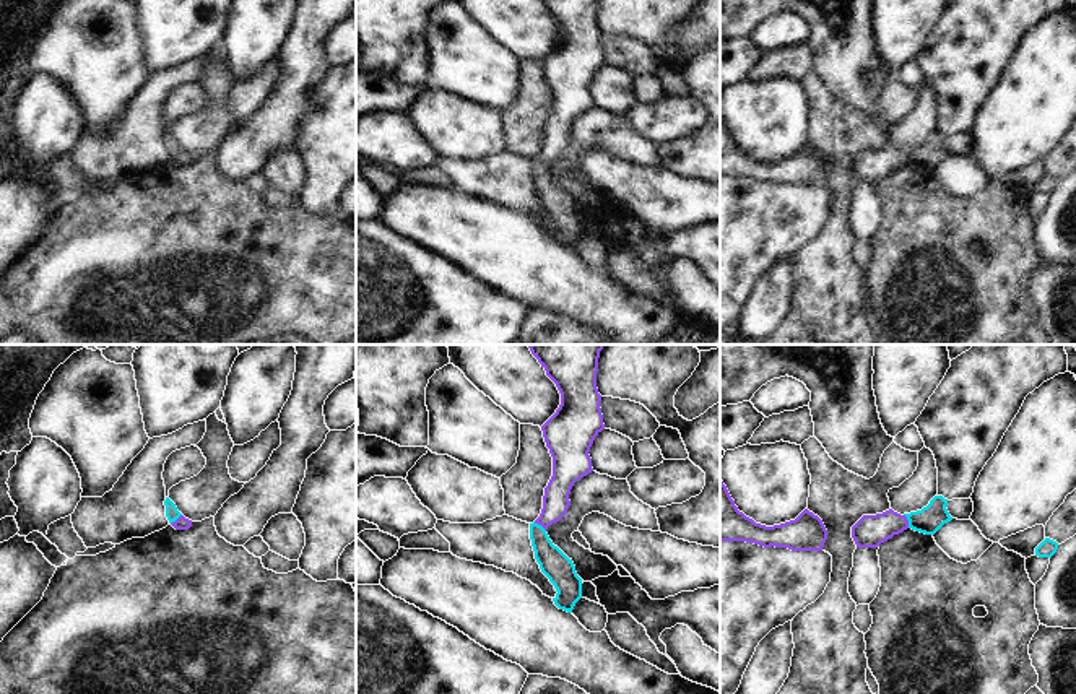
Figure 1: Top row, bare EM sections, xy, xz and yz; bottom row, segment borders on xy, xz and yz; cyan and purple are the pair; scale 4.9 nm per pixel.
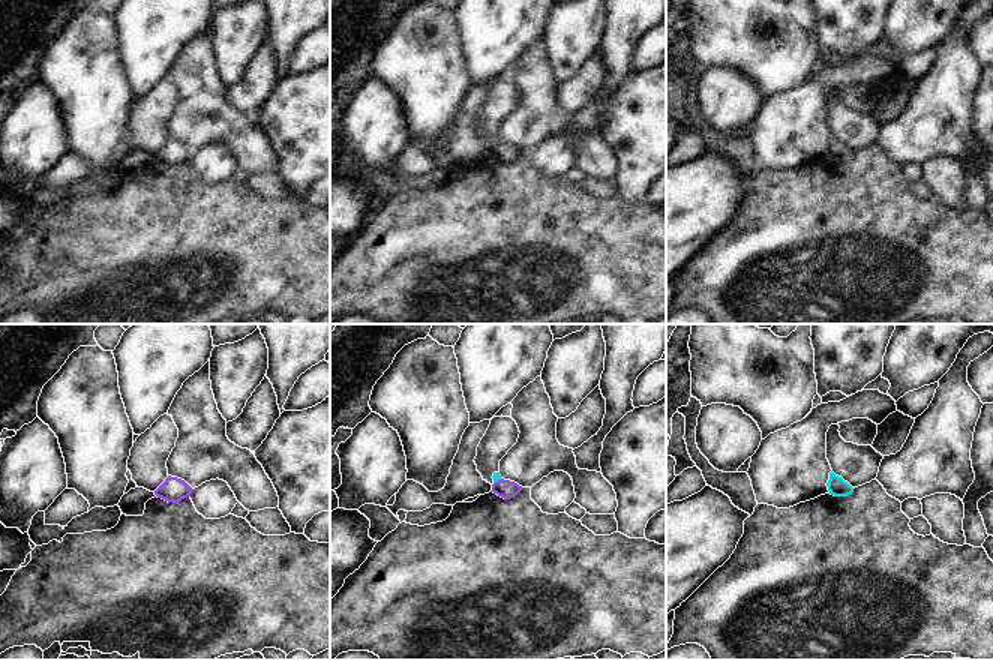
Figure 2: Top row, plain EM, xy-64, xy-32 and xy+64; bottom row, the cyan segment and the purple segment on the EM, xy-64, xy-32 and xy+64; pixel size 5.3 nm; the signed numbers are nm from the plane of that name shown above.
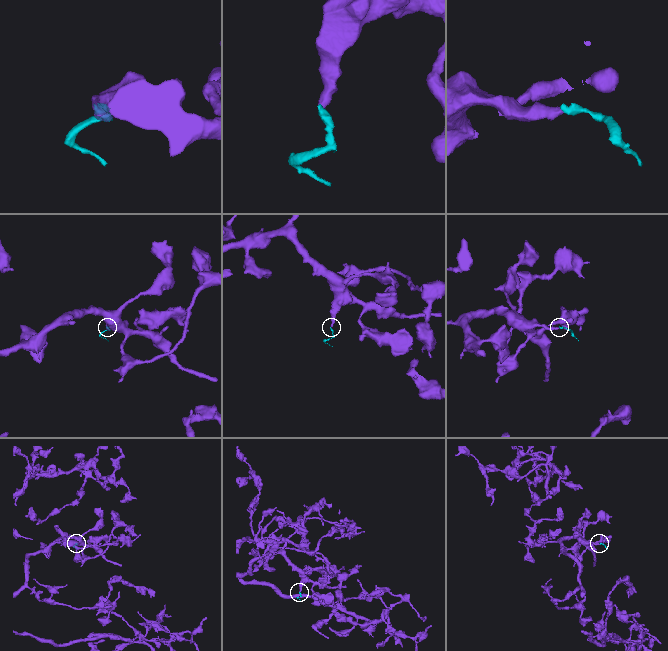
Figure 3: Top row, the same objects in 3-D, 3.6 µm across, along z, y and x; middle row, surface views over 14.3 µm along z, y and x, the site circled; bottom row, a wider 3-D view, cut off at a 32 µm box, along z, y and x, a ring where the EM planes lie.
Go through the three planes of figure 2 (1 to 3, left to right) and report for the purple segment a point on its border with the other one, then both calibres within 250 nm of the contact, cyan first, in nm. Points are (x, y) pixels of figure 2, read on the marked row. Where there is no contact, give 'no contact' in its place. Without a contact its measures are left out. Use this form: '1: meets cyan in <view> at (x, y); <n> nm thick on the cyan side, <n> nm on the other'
1: no contact
2: meets cyan in xy-32 at (497, 480); 40 nm thick on the cyan side, 100 nm on the other
3: no contact

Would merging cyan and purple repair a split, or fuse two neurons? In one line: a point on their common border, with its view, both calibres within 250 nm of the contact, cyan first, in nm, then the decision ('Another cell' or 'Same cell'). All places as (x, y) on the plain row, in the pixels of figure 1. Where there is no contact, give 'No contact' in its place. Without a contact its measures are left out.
Touches cyan at yz (907, 155). Thickness 140 nm (cyan) against 160 nm. Another cell

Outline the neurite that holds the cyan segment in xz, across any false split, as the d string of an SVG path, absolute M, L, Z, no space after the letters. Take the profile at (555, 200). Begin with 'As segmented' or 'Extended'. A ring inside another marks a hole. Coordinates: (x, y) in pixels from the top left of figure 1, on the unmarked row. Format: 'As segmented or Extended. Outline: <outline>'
As segmented. Outline: M535 158L530 159L530 176L541 208L558 228L553 234L554 241L572 249L575 239L582 234L582 215L577 211L572 195L554 182L546 166Z

